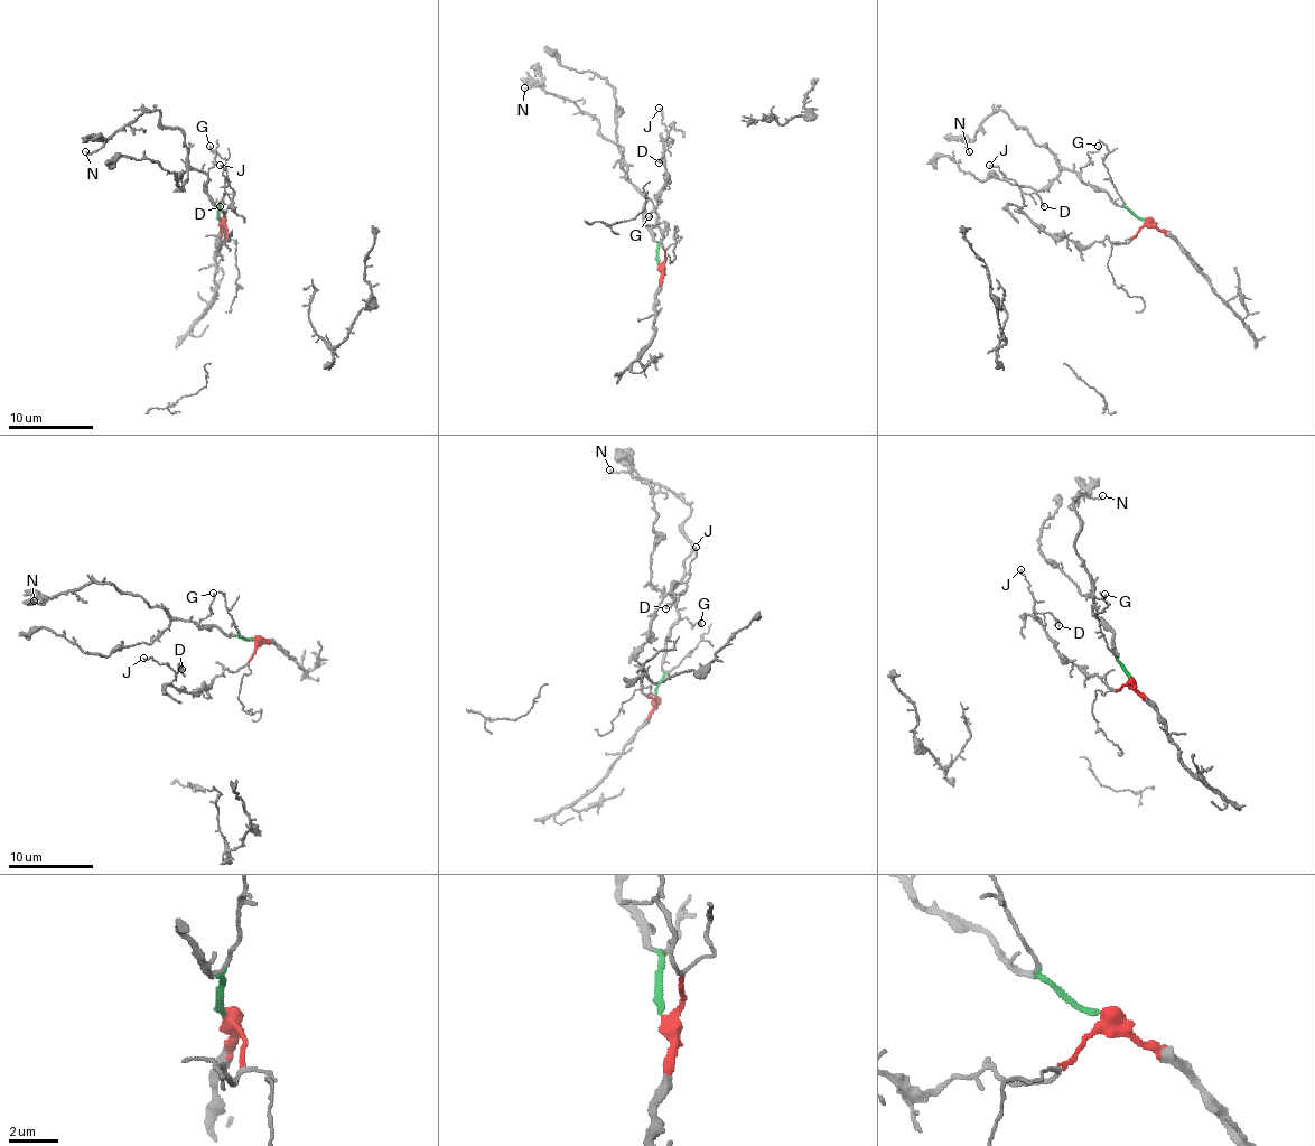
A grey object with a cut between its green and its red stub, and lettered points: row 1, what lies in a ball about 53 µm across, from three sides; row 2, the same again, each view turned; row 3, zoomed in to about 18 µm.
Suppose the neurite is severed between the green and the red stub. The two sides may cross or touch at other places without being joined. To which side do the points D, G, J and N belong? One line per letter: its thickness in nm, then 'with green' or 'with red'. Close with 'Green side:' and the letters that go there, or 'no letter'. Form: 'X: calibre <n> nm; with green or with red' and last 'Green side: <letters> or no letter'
D: calibre 100 nm; with red
G: calibre 60 nm; with green
J: calibre 120 nm; with red
N: calibre 110 nm; with green
Green side: G, N

